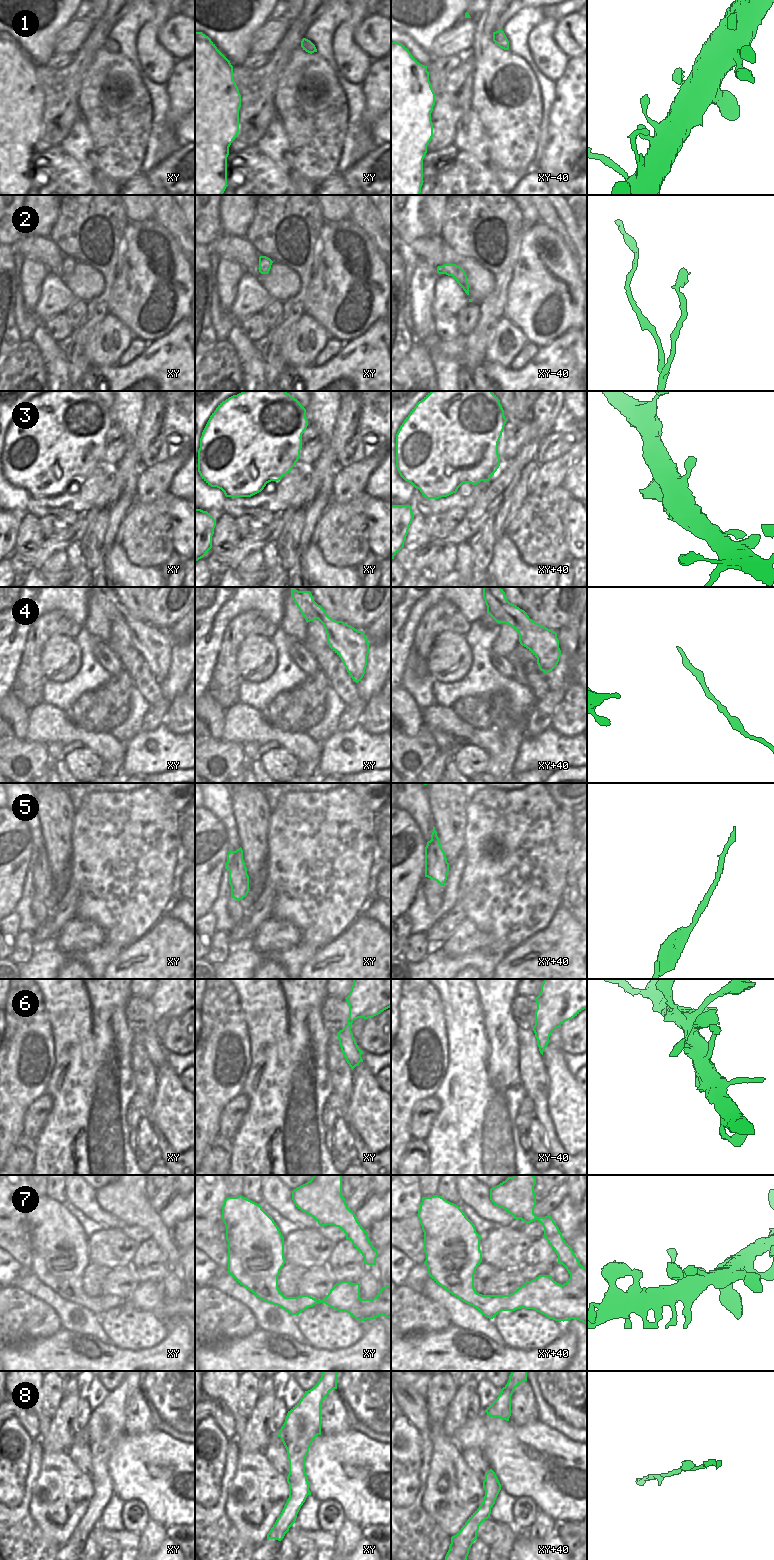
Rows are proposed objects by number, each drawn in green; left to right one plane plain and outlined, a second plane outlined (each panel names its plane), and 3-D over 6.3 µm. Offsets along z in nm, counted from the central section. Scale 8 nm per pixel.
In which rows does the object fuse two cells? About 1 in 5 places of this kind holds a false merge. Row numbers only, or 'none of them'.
none of them.

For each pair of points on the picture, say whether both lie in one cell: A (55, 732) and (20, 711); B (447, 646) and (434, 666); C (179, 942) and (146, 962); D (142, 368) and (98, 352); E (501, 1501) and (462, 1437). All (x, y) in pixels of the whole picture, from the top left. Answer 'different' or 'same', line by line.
A: different
B: same
C: same
D: different
E: different

